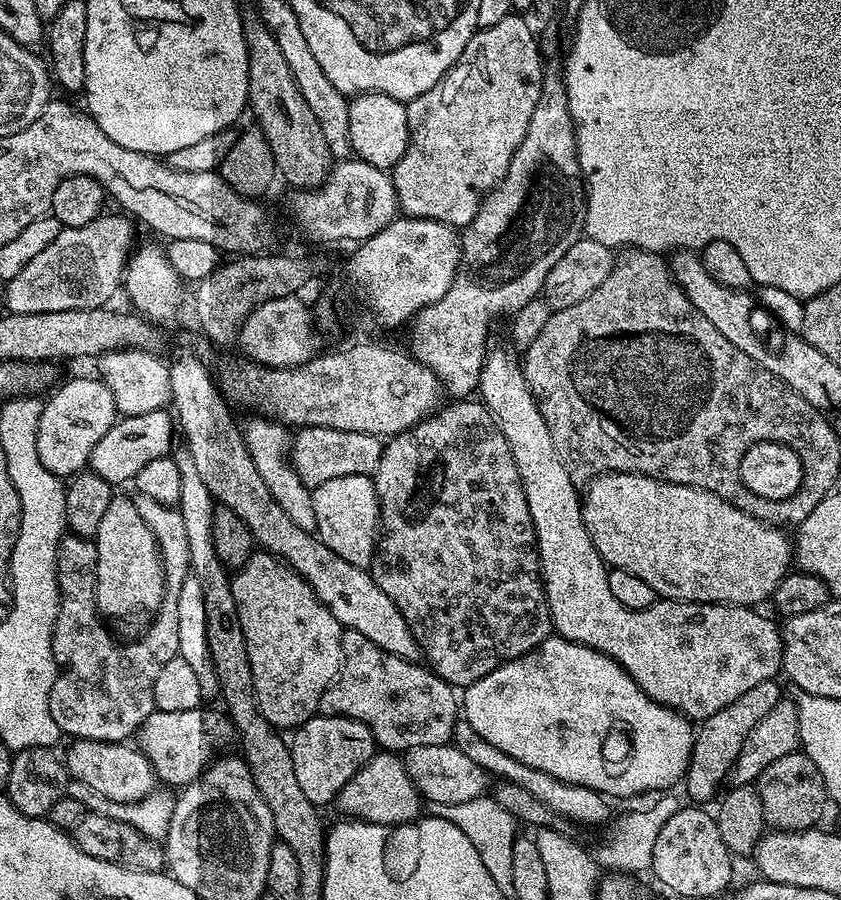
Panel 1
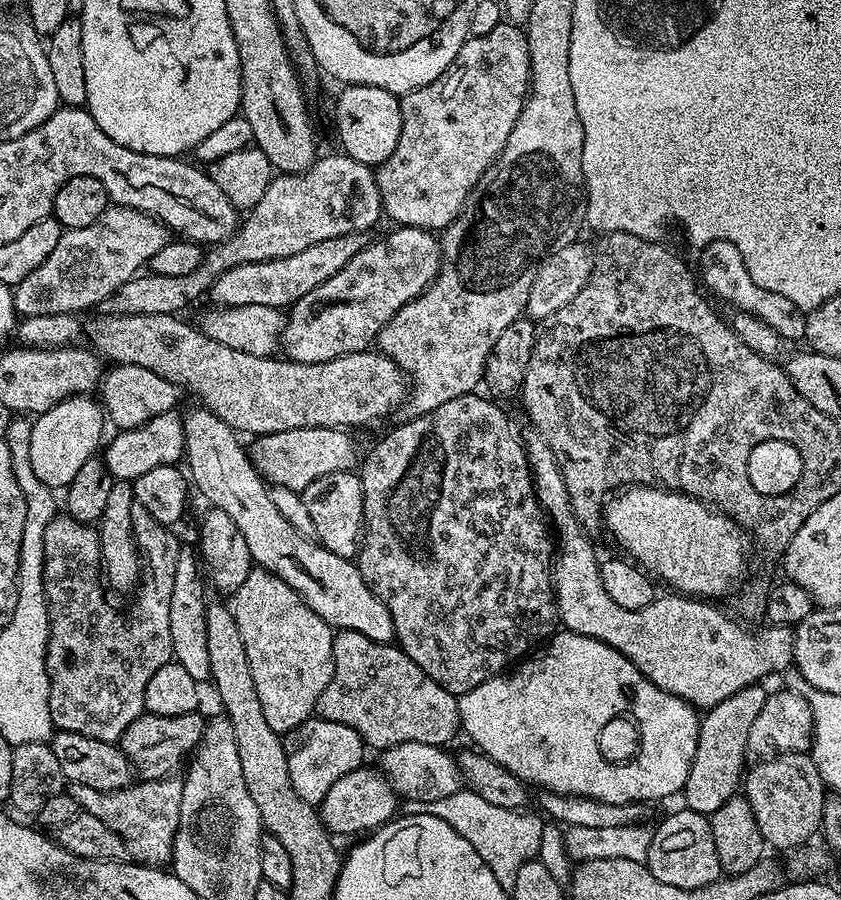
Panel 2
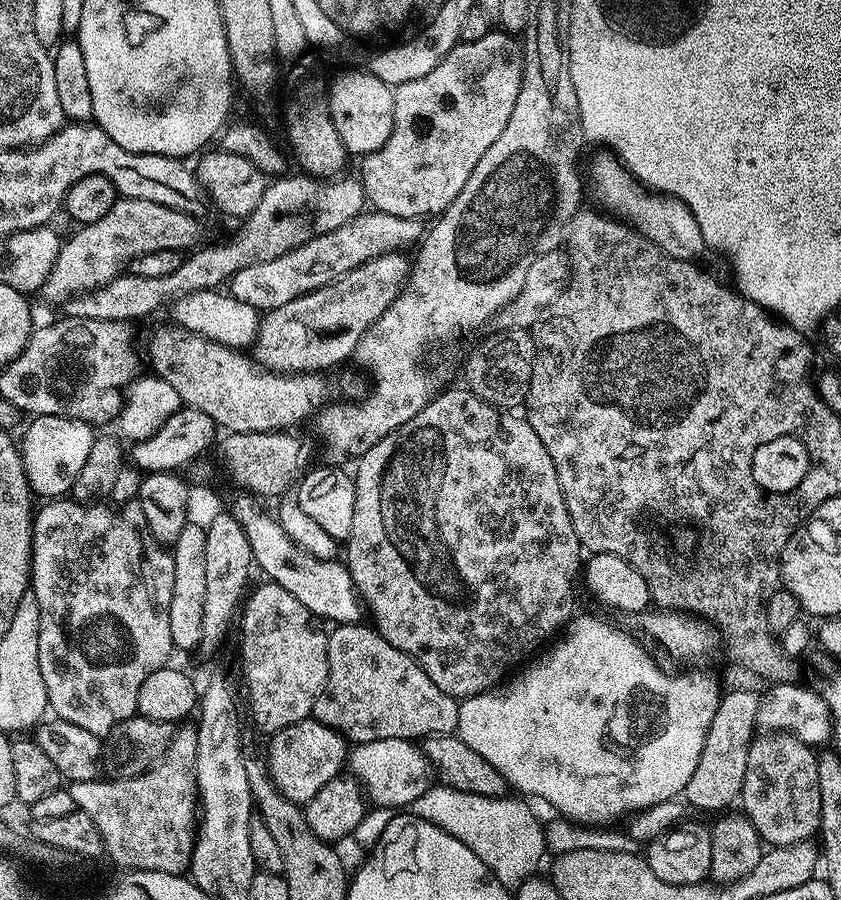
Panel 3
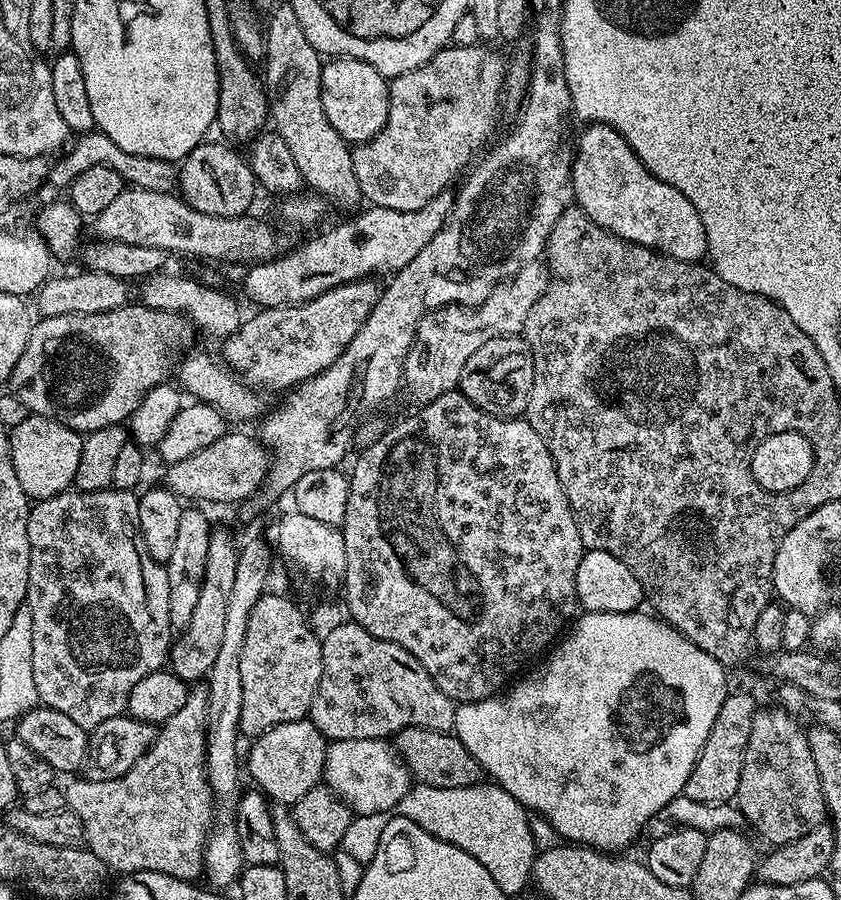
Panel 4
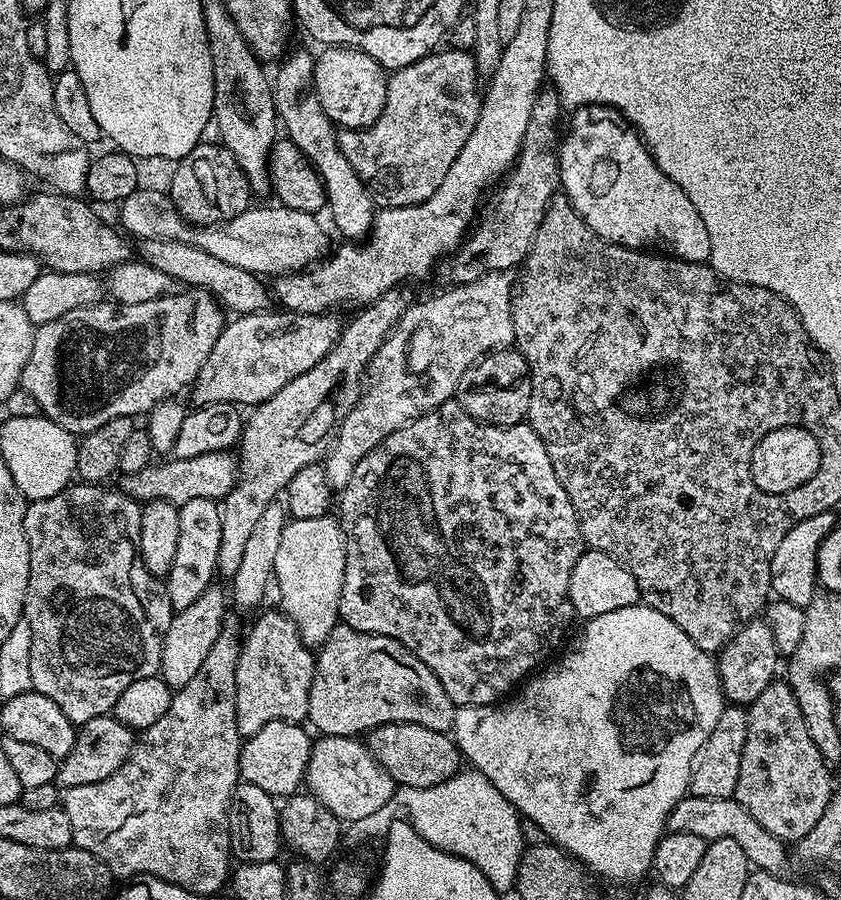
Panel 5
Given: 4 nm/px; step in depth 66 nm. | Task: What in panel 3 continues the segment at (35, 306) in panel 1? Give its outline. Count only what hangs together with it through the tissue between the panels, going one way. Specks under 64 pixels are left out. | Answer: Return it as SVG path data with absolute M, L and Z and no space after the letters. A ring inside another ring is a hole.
M118 198L114 206L110 206L109 212L98 218L98 222L77 227L77 232L61 243L54 270L50 270L40 288L39 299L63 306L71 297L106 286L139 256L154 254L154 250L183 253L195 249L201 243L200 223L197 217L170 210L170 206L158 206L158 202L142 202L142 198Z

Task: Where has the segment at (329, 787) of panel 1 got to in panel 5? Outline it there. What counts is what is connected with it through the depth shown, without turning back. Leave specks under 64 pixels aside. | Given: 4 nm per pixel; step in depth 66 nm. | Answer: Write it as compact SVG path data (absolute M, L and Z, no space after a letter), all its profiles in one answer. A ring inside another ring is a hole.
M291 720L270 722L270 726L262 726L258 734L247 737L240 745L239 779L246 784L253 784L266 790L266 794L277 798L287 798L301 791L308 774L308 763L312 753L313 737L308 737L309 729Z

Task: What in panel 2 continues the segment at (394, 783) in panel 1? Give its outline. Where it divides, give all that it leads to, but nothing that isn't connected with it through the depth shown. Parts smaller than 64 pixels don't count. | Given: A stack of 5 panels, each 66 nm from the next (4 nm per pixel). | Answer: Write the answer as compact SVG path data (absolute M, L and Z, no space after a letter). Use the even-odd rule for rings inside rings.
M361 766L350 770L350 774L342 774L334 786L330 786L326 798L318 806L320 821L329 832L340 836L352 836L355 832L364 834L382 827L397 815L396 803L398 797L396 792L388 785L388 779L384 773L375 767Z

